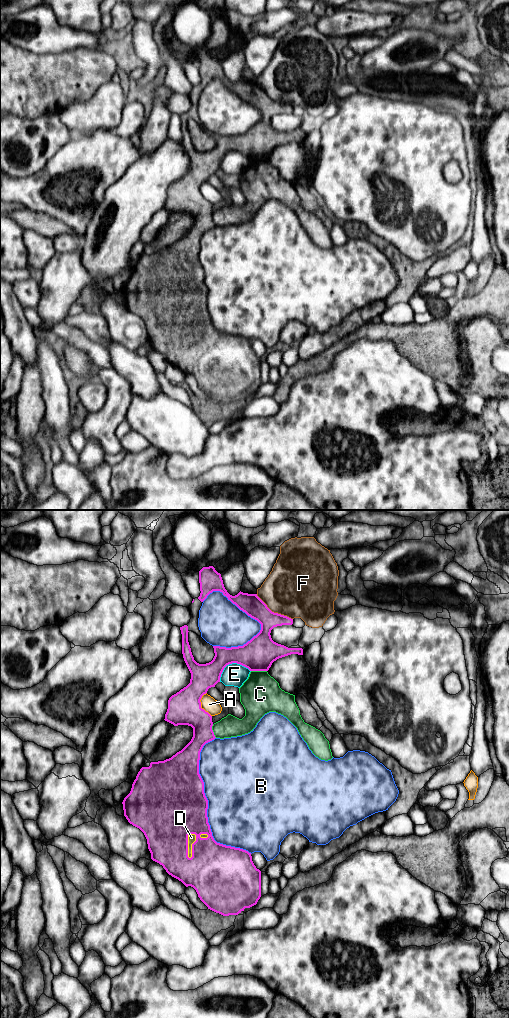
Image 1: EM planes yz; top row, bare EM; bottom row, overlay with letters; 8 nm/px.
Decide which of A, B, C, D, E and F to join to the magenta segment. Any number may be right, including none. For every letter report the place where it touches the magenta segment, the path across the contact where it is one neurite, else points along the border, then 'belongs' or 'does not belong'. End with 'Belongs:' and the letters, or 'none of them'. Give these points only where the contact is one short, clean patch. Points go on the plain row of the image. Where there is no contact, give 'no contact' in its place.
A: contact yz (200, 193); does not belong
B: contact yz (207, 293); does not belong
C: contact yz (259, 158); does not belong
D: contact yz (192, 334); belongs
E: contact yz (230, 151); does not belong
F: contact yz (273, 100); does not belong
Belongs: D

